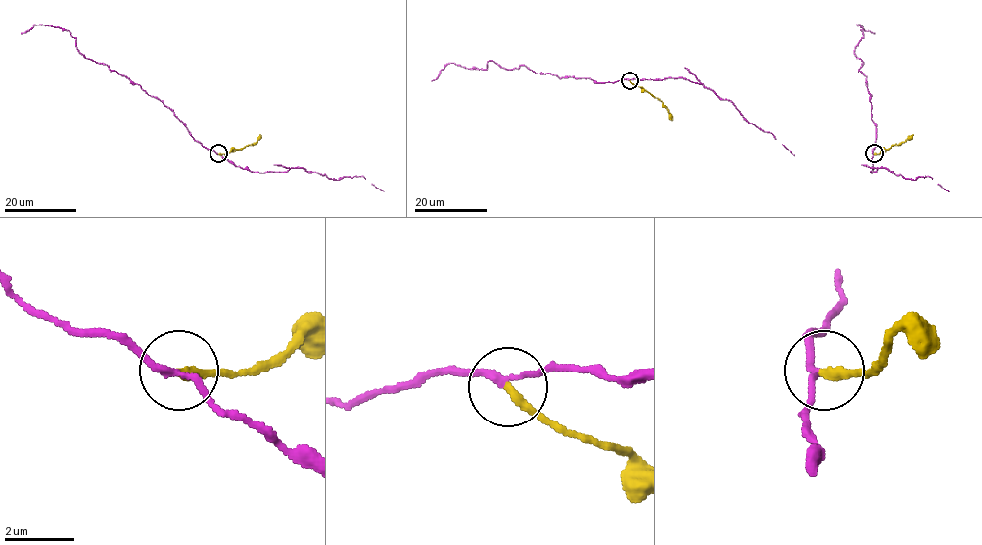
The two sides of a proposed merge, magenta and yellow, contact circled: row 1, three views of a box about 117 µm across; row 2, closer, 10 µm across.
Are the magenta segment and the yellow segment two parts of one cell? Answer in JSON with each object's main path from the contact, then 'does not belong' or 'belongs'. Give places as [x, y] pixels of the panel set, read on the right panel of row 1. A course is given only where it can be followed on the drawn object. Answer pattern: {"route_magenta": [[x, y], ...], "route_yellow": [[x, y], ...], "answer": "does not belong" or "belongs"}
{"route_magenta": [[874, 153], [871, 95], [866, 77], [859, 71], [863, 62], [854, 53], [863, 38], [856, 24], [875, 34]], "route_yellow": [[874, 153], [903, 142], [913, 134]], "answer": "does not belong"}

